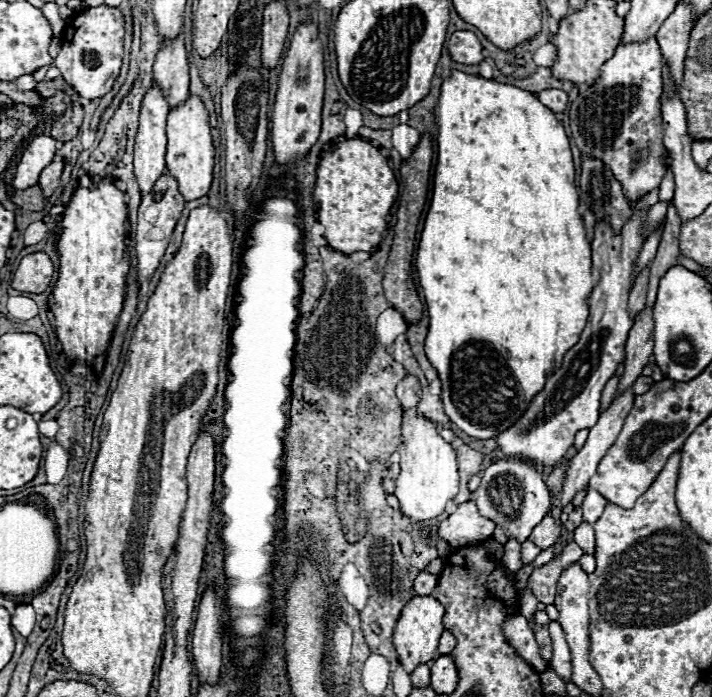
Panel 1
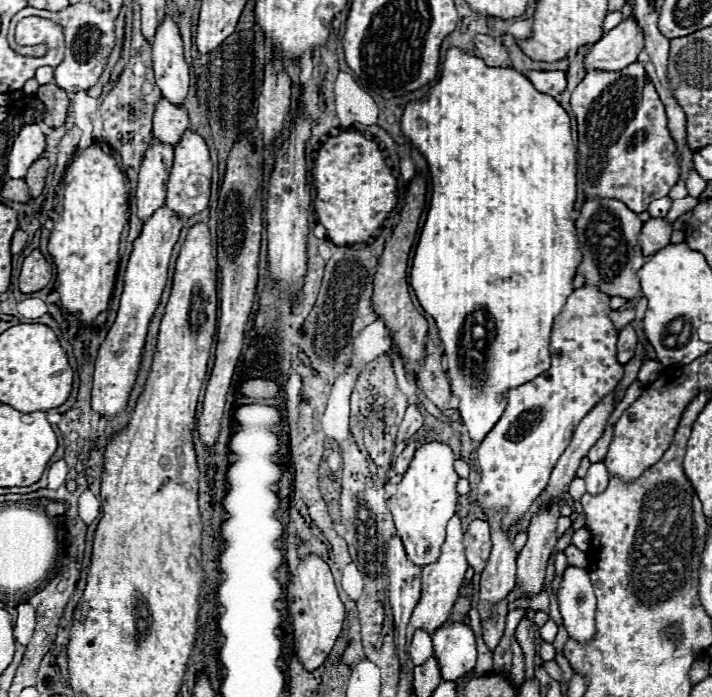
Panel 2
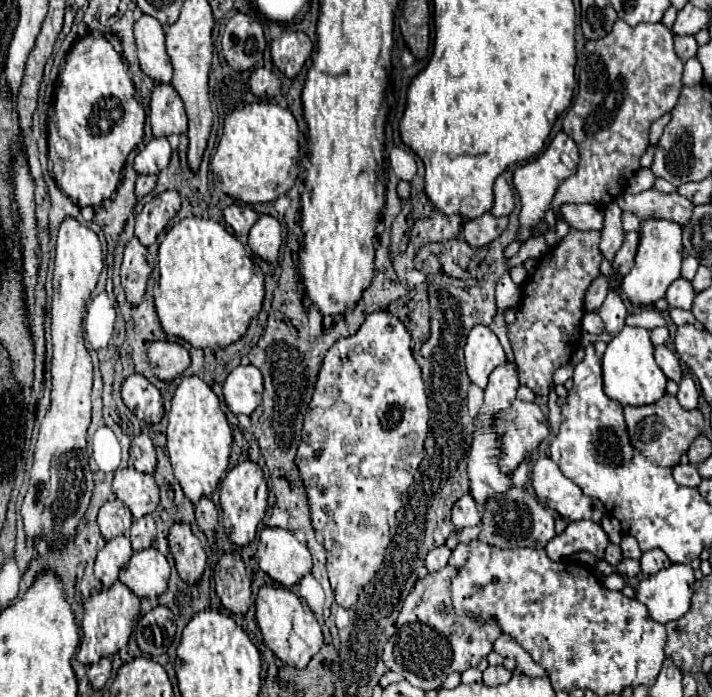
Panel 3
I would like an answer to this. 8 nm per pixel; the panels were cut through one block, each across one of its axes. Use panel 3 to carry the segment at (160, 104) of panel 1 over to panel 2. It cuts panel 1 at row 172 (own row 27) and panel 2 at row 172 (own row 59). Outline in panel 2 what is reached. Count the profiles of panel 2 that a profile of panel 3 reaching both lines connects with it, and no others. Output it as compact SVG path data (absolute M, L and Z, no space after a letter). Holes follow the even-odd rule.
M152 142L142 158L140 174L138 174L138 190L136 190L136 202L138 202L138 216L142 222L158 210L166 200L166 182L172 168L174 148L164 142Z

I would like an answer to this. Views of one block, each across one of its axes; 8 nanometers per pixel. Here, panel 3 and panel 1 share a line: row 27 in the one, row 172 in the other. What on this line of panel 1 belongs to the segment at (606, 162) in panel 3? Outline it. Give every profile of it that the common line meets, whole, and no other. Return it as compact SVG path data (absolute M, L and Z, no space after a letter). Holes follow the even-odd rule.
M650 36L644 42L620 44L616 48L614 56L604 62L600 80L594 86L588 86L586 90L582 90L570 106L570 130L572 130L572 138L578 144L580 152L584 156L600 158L604 164L608 164L610 170L614 172L616 180L622 184L626 198L630 198L630 200L636 200L636 198L644 196L646 192L658 188L662 182L662 176L668 170L668 160L666 160L668 156L666 156L666 148L662 144L662 118L660 118L660 110L658 110L660 94L662 94L662 54L660 54L660 46L658 46L656 38ZM648 146L650 146L648 158L642 164L638 164L636 170L632 172L632 166L634 166L632 158L636 156L638 150L644 150Z

